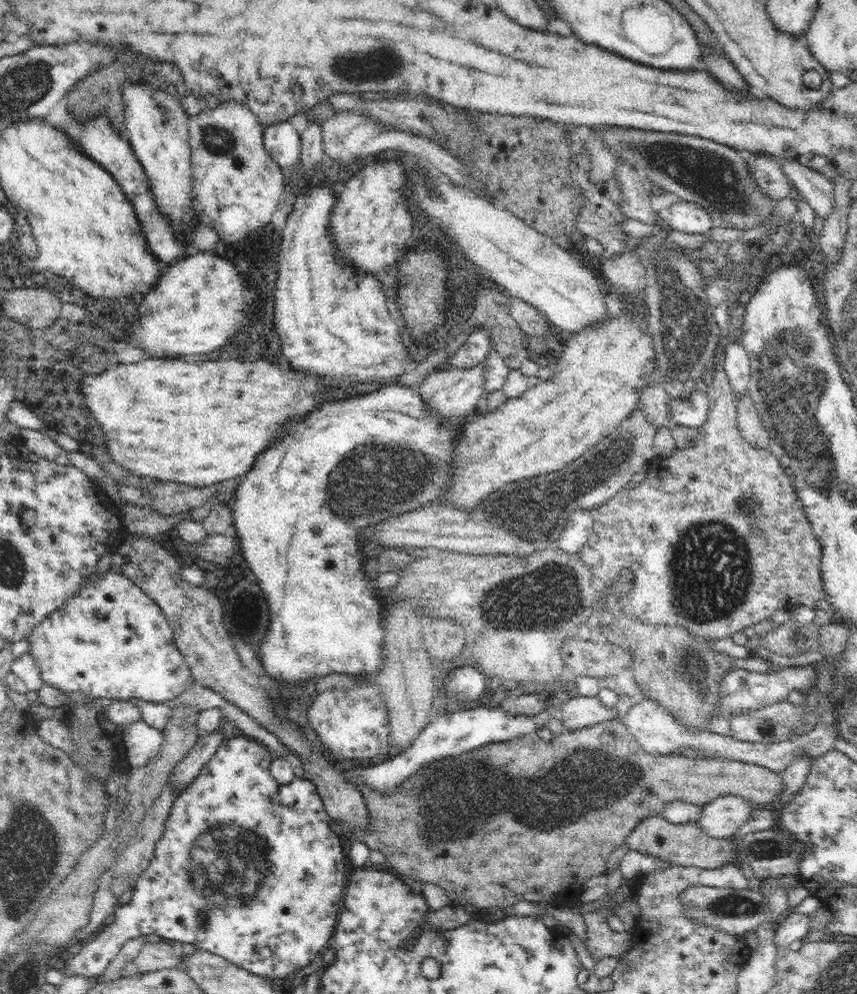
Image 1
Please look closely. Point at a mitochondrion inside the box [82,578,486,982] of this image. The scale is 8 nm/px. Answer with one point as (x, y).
(222, 865)

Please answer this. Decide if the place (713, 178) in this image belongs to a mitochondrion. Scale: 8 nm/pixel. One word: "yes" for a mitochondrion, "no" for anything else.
yes

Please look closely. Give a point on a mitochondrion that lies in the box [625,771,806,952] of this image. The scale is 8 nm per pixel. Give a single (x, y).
(726, 907)

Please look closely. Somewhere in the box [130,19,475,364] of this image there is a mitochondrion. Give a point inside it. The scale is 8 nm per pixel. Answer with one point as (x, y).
(384, 60)

